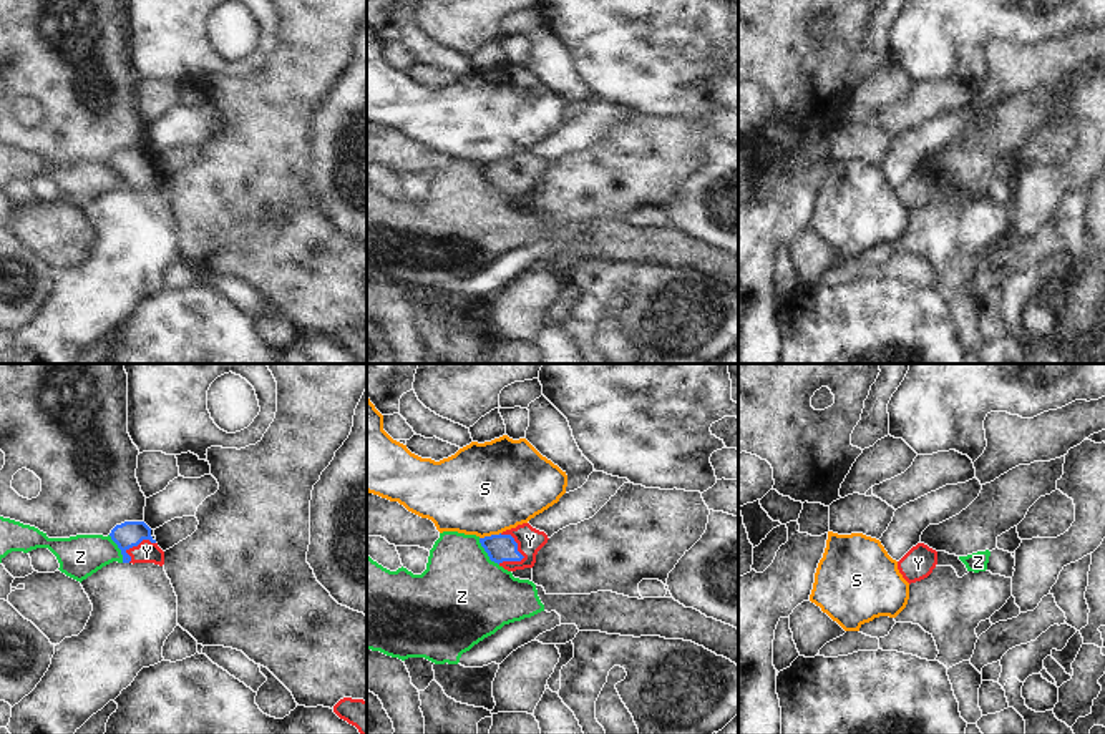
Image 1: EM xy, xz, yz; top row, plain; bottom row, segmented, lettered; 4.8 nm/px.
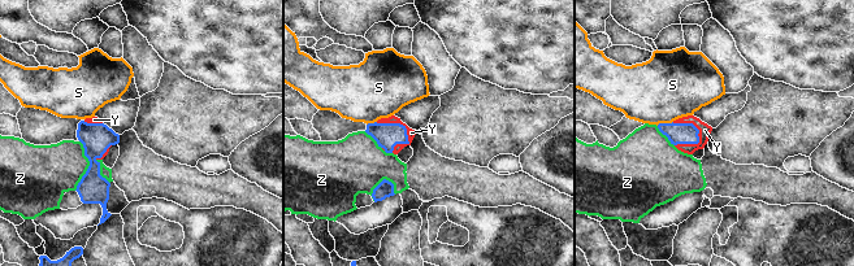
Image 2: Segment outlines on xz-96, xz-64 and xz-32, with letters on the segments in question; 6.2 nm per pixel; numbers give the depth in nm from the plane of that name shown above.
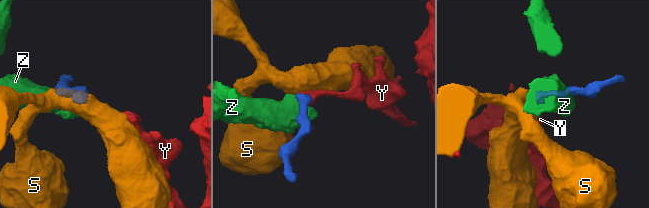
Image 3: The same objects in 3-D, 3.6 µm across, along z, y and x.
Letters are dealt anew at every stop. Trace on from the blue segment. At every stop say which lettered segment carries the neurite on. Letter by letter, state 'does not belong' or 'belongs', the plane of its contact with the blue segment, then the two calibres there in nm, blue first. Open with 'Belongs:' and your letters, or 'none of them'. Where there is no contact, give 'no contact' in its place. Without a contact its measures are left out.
Belongs: Y
S: does not belong; contact in xz; calibres 130 and 440 nm
Y: belongs; contact in xz; calibres 130 and 130 nm
Z: does not belong; contact in xz; calibres 130 and 440 nm

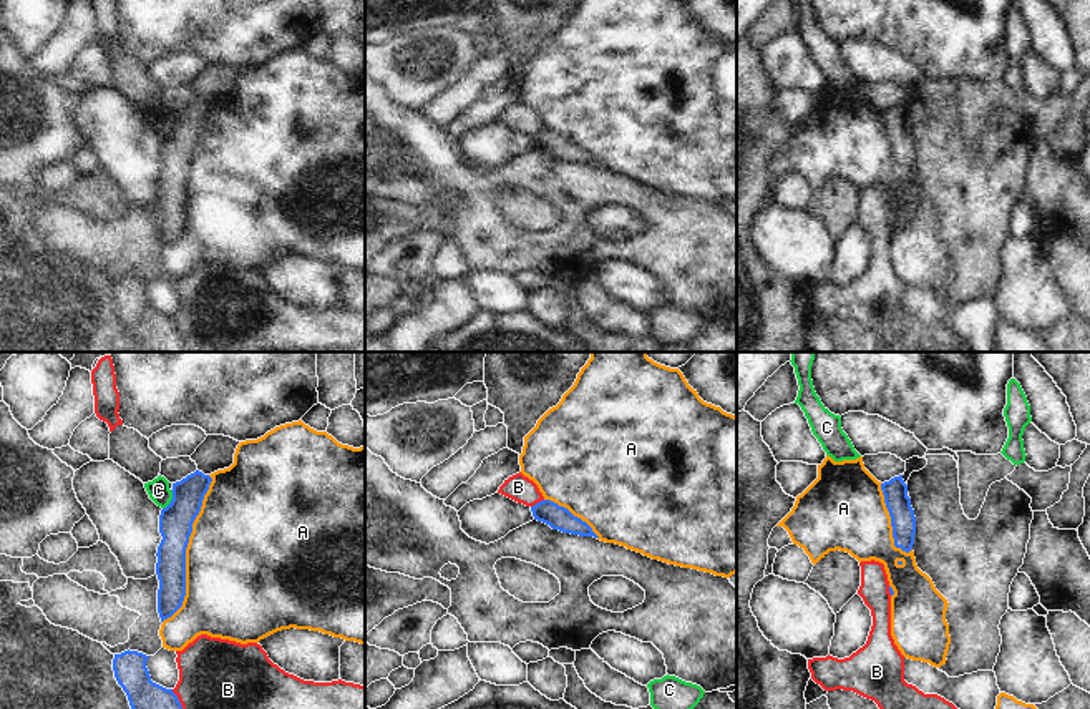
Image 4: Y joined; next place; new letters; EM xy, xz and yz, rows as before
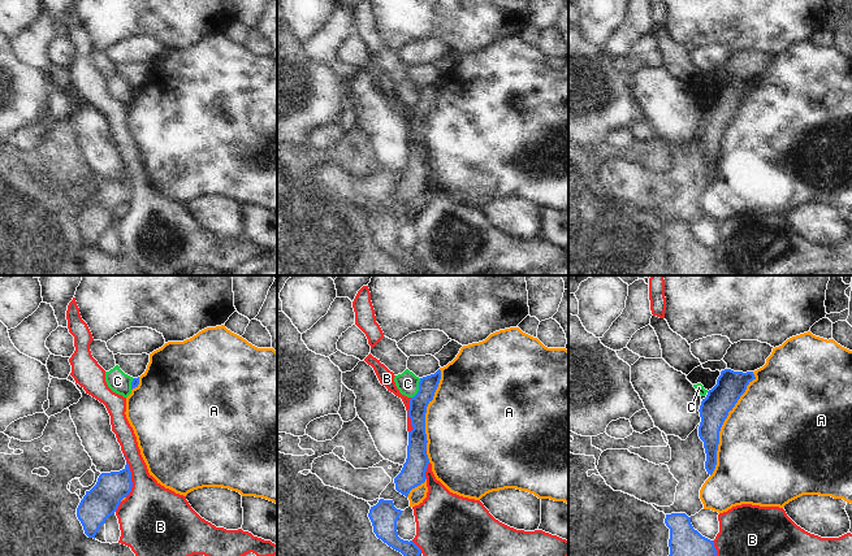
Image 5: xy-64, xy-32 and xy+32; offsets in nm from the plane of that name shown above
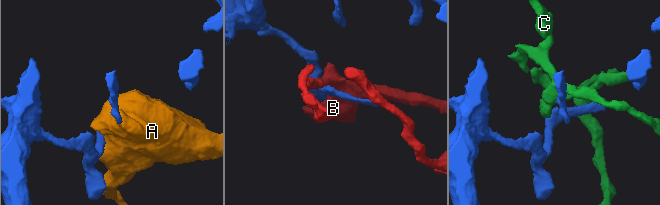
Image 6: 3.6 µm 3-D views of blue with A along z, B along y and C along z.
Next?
Belongs: none of them
A: does not belong; contact in xy; calibres 160 and 480 nm
B: does not belong; contact in xz; calibres 120 and 130 nm
C: does not belong; contact in xy; calibres 160 and 110 nm

